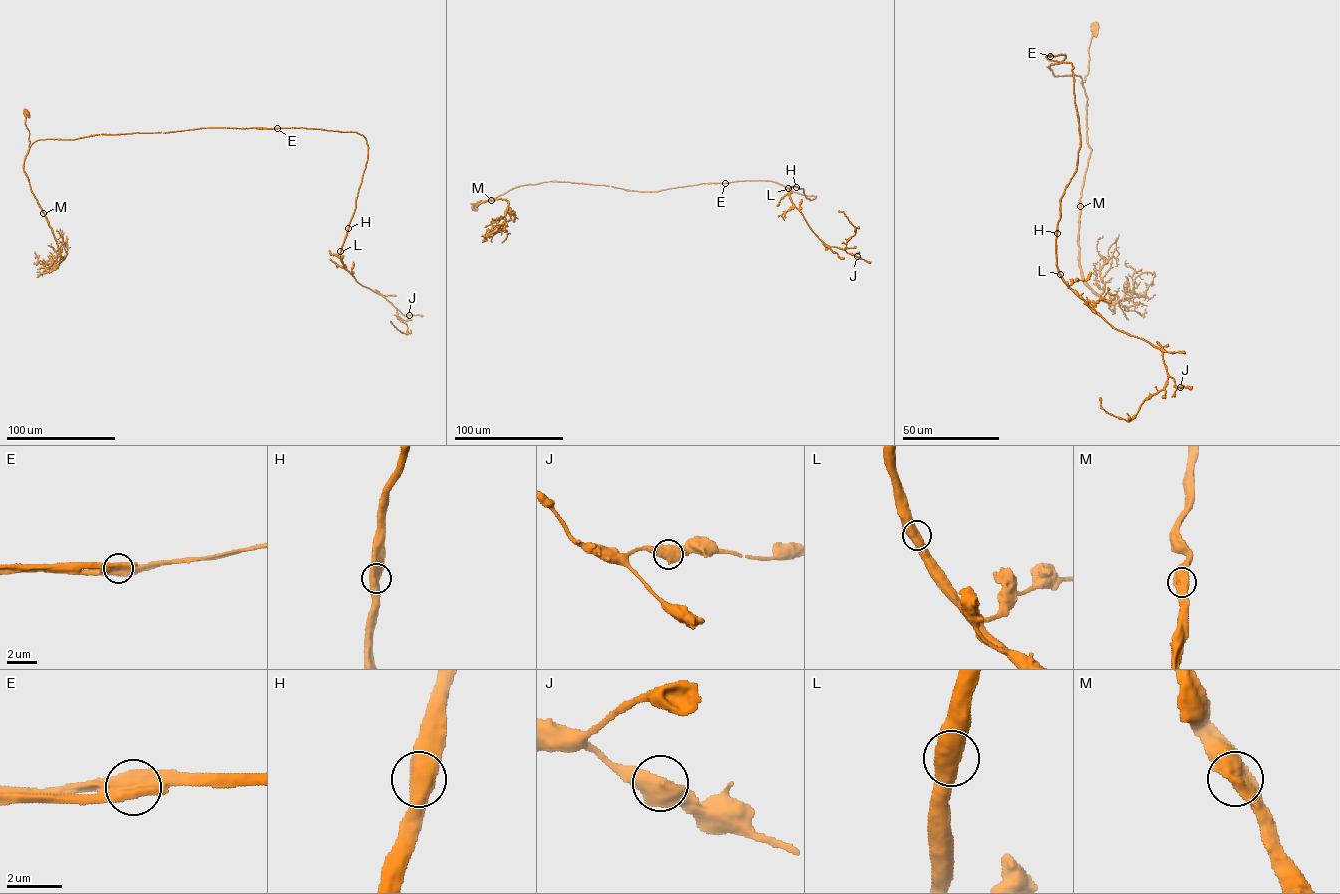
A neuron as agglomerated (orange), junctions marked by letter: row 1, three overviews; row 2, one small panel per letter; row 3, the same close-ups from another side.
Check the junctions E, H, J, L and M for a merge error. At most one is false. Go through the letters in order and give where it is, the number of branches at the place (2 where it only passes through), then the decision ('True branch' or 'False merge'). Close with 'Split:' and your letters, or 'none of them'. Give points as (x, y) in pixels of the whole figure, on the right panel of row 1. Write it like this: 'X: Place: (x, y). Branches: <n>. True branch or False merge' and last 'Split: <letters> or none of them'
E: Place: (1050, 56). Branches: 2. False merge
H: Place: (1057, 233). Branches: 2. True branch
J: Place: (1180, 387). Branches: 2. True branch
L: Place: (1060, 274). Branches: 2. True branch
M: Place: (1080, 206). Branches: 2. True branch
Split: E

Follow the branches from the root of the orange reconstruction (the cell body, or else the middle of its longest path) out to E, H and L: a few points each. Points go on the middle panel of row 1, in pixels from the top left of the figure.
E: (473, 207), (477, 201), (490, 200), (515, 188), (550, 181), (639, 191), (725, 183)
H: (473, 207), (515, 188), (550, 181), (659, 191), (766, 180), (815, 197), (807, 198), (796, 187)
L: (473, 207), (515, 188), (550, 181), (659, 191), (766, 180), (815, 197), (807, 198), (797, 187), (788, 188)

